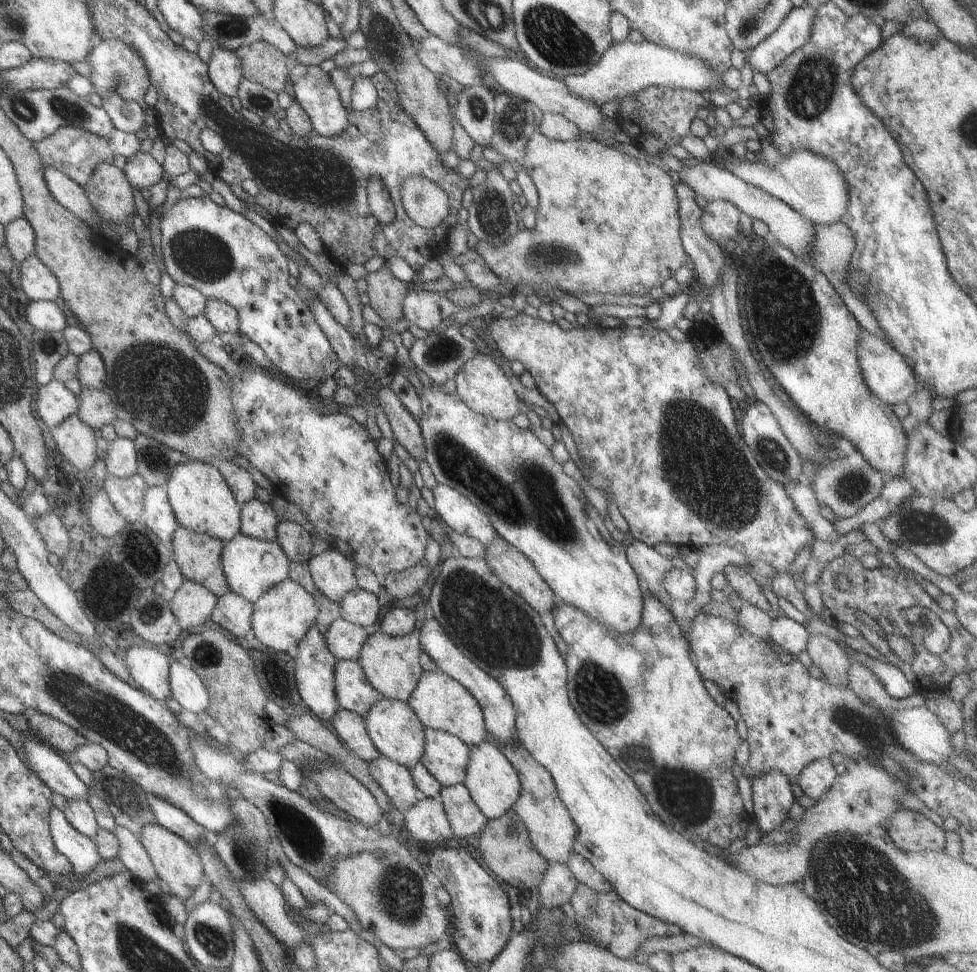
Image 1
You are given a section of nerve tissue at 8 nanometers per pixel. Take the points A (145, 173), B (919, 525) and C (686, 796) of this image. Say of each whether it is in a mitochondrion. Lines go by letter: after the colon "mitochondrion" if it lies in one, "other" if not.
A: other
B: mitochondrion
C: mitochondrion

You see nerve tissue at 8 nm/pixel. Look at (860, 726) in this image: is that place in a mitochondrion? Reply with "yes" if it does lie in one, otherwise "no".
yes

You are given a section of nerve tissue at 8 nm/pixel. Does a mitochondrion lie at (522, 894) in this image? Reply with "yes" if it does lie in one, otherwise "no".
no

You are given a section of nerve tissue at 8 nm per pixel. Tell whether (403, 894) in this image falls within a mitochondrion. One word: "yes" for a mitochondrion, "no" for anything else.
yes

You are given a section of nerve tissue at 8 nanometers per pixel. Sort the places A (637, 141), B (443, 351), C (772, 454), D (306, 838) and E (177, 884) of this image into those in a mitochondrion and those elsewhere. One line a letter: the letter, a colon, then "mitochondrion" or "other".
A: other
B: mitochondrion
C: mitochondrion
D: mitochondrion
E: other

